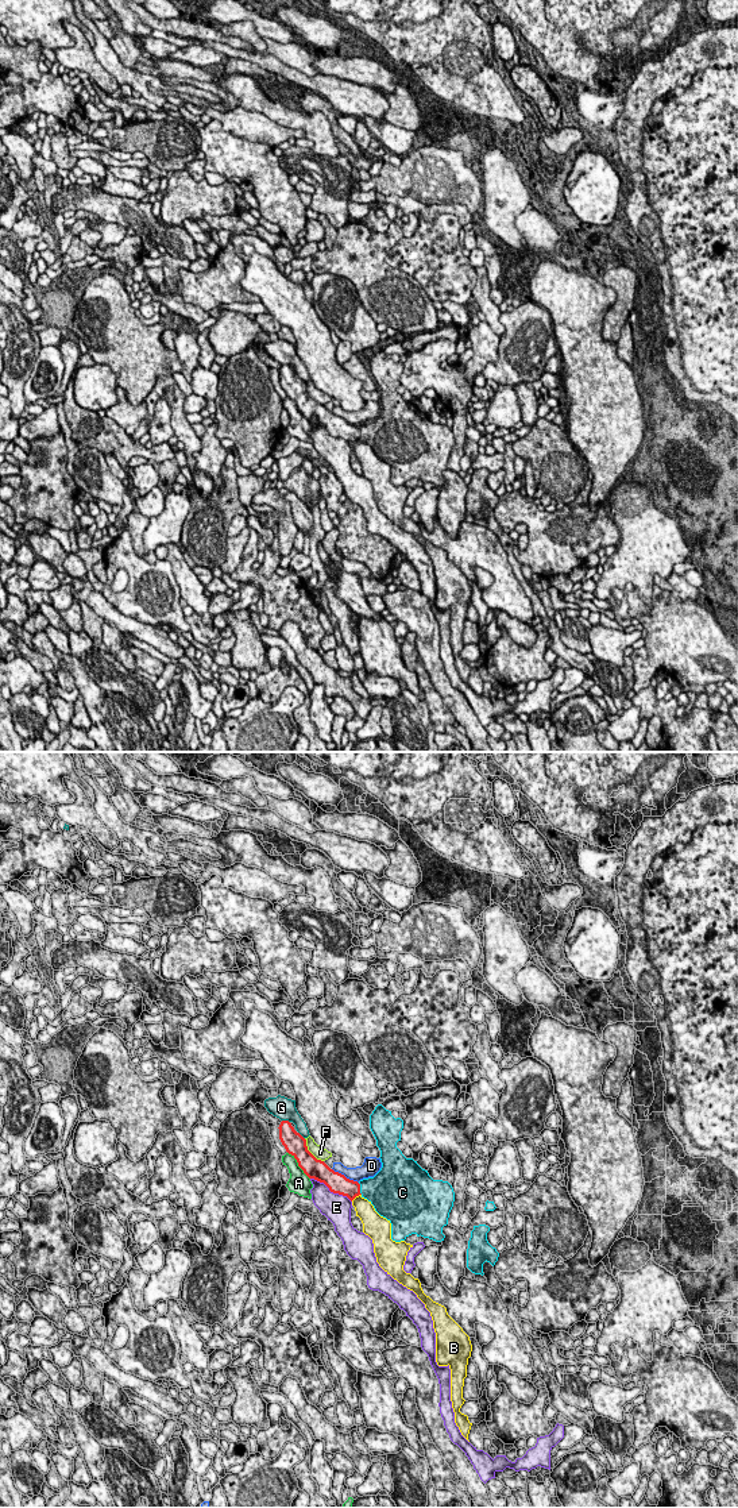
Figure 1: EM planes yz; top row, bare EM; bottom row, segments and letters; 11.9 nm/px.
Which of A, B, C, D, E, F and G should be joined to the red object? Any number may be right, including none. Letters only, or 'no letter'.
C

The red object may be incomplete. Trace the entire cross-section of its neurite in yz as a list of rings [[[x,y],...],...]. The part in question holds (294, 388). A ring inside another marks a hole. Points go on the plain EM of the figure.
[[[378,348],[370,359],[370,373],[380,394],[380,414],[359,427],[331,413],[317,404],[306,390],[306,383],[289,365],[279,369],[279,383],[309,423],[324,427],[331,436],[367,443],[375,455],[391,467],[391,483],[405,485],[416,478],[444,485],[443,471],[448,468],[455,436],[448,425],[433,424],[413,402],[406,402],[397,392],[403,365]]]

